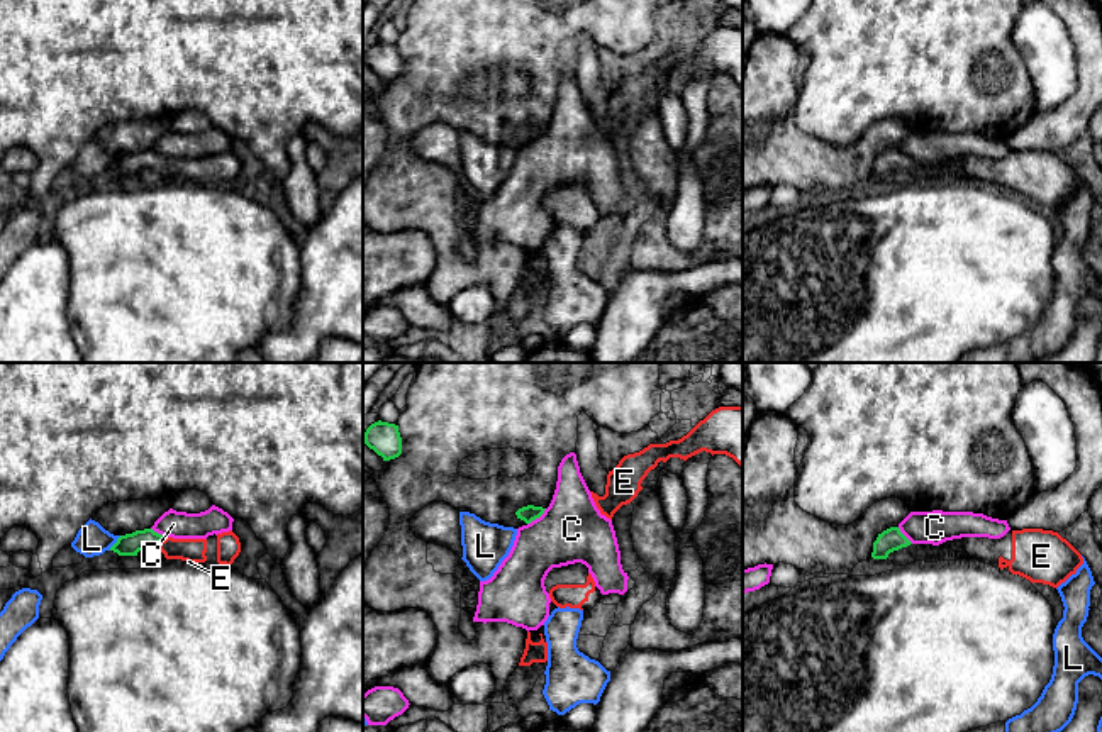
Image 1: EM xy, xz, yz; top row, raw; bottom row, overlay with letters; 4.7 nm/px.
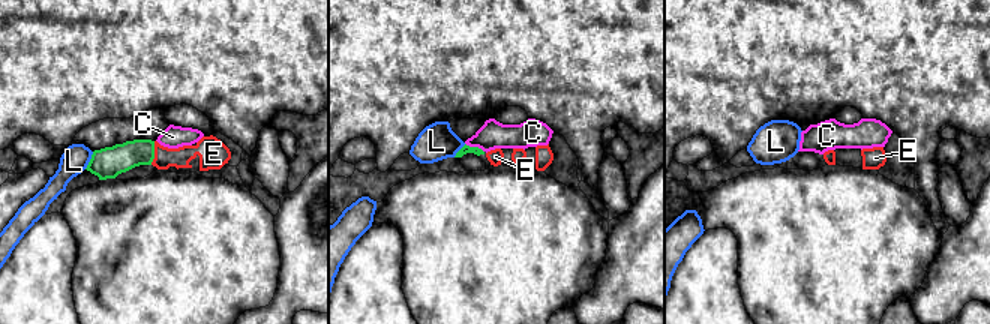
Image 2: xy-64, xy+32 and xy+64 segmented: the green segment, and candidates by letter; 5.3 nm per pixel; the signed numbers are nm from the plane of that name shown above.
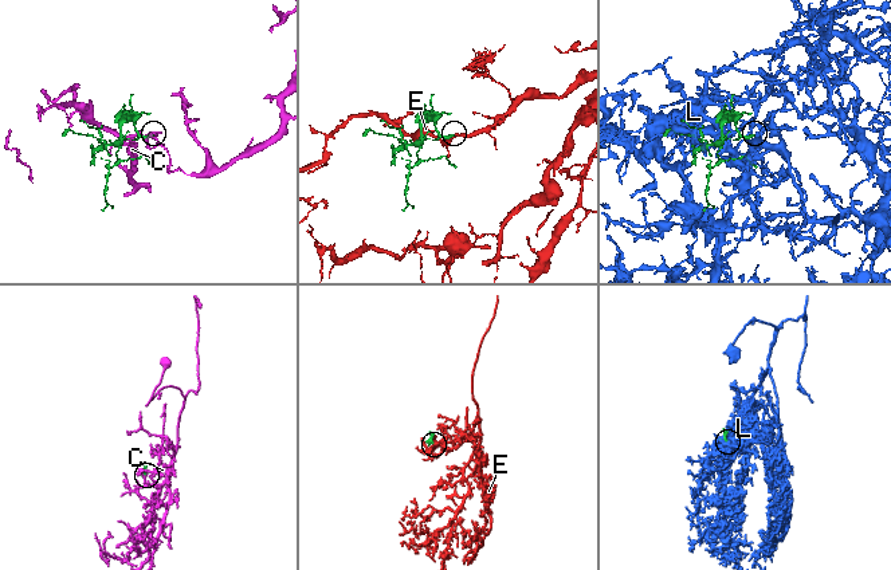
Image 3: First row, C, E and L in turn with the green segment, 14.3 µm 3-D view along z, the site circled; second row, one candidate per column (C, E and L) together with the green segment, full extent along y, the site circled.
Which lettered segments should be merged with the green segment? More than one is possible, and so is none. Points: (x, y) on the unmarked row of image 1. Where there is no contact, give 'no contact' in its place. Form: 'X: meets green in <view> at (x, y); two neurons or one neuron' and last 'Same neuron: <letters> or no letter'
C: meets green in xz at (536, 138); two neurons
E: meets green in xy at (160, 161); one neuron
L: meets green in xy at (116, 163); two neurons
Same neuron: E

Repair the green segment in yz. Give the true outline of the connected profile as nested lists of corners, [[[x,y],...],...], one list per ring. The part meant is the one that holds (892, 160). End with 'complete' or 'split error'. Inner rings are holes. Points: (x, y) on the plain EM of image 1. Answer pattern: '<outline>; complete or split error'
[[[890,147],[878,154],[873,163],[873,180],[887,180],[890,173],[910,166],[912,163],[900,152],[899,147]]]; complete

